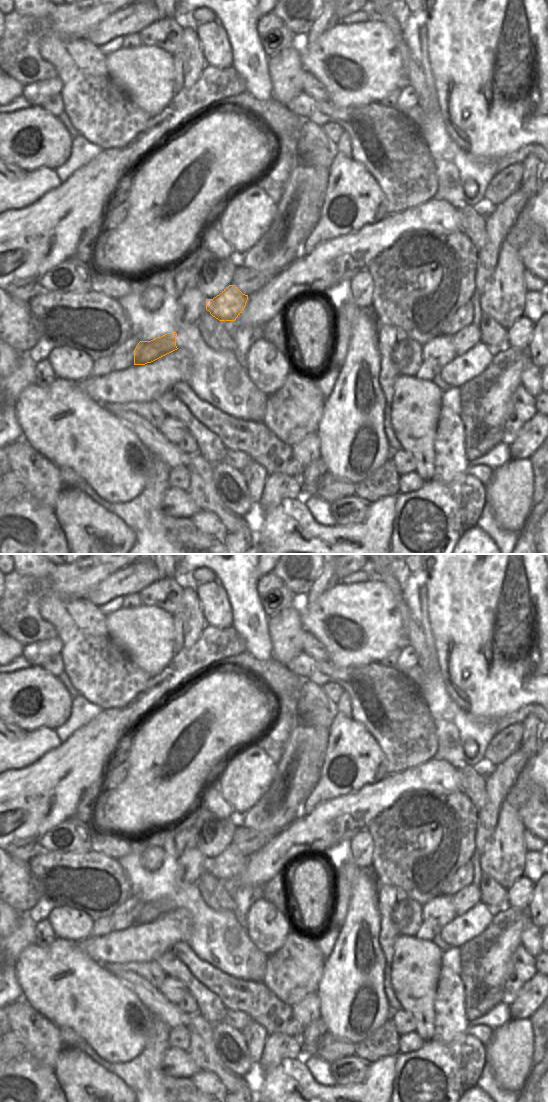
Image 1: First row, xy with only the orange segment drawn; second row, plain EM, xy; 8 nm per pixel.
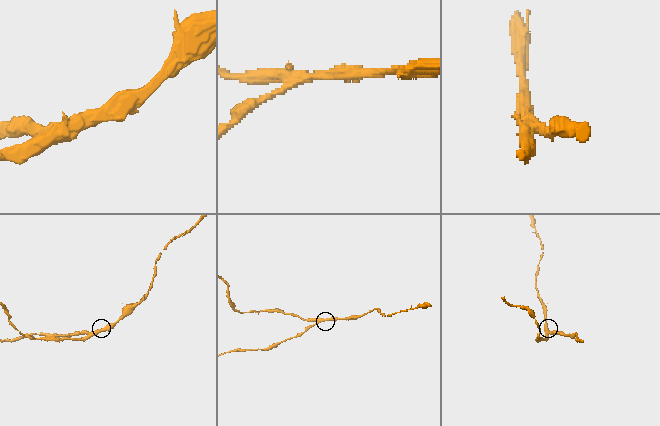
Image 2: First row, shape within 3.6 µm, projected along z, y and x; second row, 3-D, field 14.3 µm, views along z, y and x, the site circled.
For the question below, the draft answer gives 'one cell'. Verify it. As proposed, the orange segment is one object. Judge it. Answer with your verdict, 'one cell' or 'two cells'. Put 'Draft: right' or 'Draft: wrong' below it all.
two cells
Draft: wrong

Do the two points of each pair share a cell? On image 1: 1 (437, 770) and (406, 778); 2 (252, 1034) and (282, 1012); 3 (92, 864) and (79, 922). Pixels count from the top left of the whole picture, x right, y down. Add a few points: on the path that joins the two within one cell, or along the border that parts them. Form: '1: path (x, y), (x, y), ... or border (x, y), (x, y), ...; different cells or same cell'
1: path (429, 776), (414, 778); same cell
2: border (252, 1020), (256, 1021), (268, 1034); different cells
3: border (58, 906), (78, 908), (93, 921); different cells

